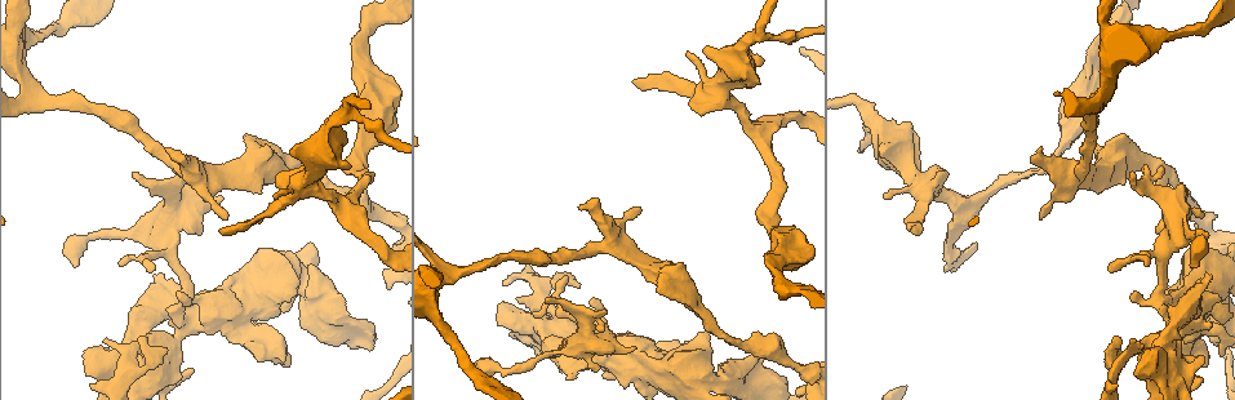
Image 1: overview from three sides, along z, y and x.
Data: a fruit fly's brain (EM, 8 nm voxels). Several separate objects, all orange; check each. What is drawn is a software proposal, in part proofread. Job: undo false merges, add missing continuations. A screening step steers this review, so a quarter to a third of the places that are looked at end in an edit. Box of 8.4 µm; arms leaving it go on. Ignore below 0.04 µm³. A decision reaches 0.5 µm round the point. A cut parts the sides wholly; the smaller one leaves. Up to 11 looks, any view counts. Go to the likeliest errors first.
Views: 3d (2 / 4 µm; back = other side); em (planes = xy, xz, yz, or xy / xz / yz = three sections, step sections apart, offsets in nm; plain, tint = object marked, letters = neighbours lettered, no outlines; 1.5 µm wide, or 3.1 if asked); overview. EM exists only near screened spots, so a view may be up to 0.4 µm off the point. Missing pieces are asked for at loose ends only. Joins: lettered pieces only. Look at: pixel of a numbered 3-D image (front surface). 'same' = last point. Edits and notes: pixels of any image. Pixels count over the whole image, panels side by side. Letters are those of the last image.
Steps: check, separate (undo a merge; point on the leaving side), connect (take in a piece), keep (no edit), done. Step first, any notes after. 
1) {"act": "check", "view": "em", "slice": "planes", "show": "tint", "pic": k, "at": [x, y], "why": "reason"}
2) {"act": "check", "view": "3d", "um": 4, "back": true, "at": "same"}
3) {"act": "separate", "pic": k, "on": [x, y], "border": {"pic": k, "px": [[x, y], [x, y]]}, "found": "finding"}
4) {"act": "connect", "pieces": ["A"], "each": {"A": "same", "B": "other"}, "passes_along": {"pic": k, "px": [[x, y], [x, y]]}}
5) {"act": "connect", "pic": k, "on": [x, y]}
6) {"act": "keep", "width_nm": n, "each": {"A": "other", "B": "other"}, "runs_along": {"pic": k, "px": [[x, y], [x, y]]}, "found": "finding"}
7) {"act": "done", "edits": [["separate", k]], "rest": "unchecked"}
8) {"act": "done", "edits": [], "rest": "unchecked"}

{"act": "check", "view": "3d", "um": 4, "pic": 1, "at": [276, 199], "why": "tapers out"}

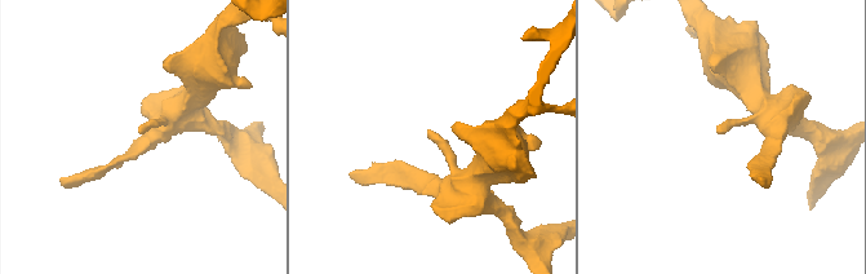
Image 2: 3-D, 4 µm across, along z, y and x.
{"act": "check", "view": "em", "slice": "yz", "step": 8, "show": "letters", "pic": 2, "at": [719, 130]}

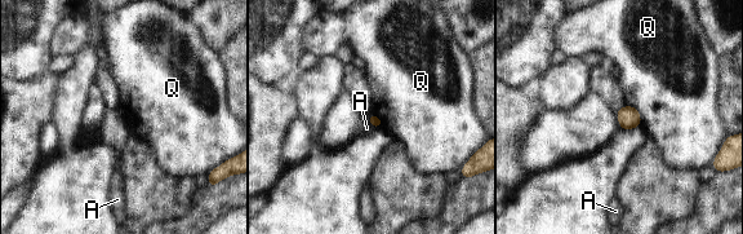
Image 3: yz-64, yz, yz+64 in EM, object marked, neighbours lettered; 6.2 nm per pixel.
{"act": "keep", "each": {"A": "other", "Q": "other"}, "border": {"pic": 3, "px": [[368, 115], [368, 122], [374, 128]]}, "found": "no lettered piece goes on from it"}

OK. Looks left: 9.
{"act": "check", "view": "3d", "um": 2, "pic": 1, "at": [546, 303], "why": "branch stops here"}

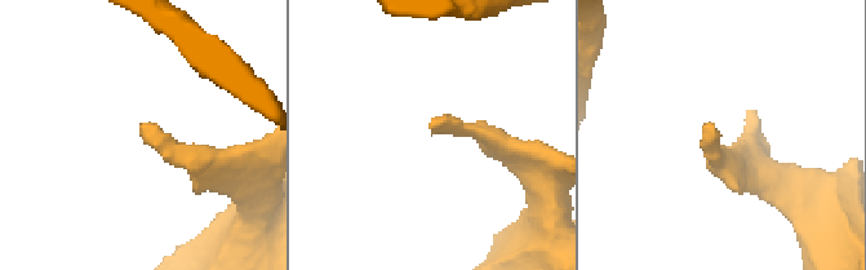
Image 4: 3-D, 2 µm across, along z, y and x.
{"act": "check", "view": "em", "slice": "planes", "show": "tint", "pic": 4, "at": [144, 131]}

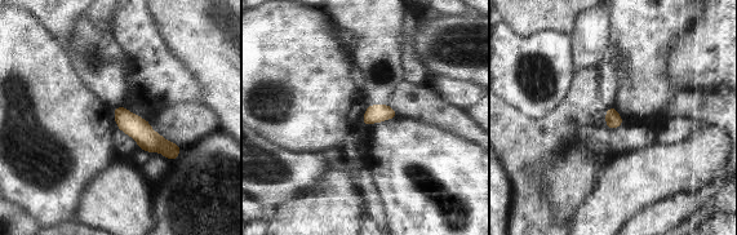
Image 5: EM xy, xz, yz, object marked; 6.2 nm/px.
{"act": "check", "view": "em", "slice": "planes", "show": "letters", "at": "same"}

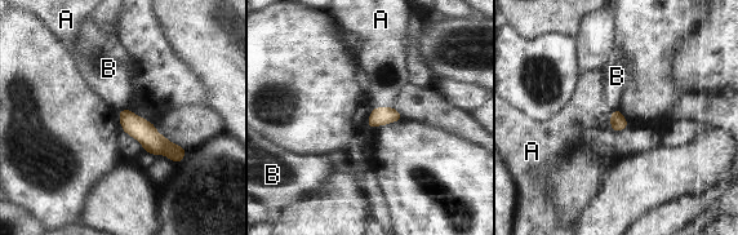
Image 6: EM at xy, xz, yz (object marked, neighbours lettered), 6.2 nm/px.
{"act": "keep", "width_nm": 100, "each": {"A": "other", "B": "other"}, "runs_along": {"pic": 6, "px": [[121, 114], [155, 143], [181, 155]]}, "found": "no lettered piece goes on from it"}

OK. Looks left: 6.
{"act": "check", "view": "em", "slice": "xy", "step": 8, "show": "letters", "pic": 1, "at": [1133, 340], "why": "branch stops here"}

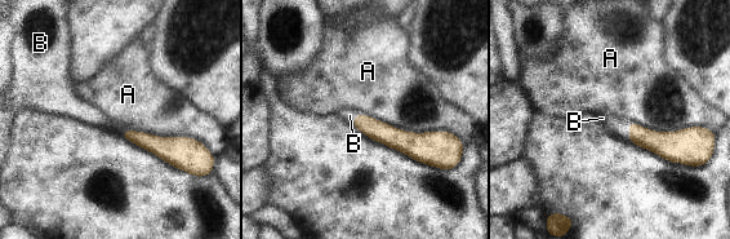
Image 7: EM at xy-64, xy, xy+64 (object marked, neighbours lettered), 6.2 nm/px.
{"act": "connect", "pieces": ["B"], "each": {"A": "other", "B": "same"}, "passes_along": {"pic": 7, "px": [[374, 129], [356, 116], [350, 115]]}, "found": "it goes on there"}

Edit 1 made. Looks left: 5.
{"act": "check", "view": "overview", "why": "see it whole again"}

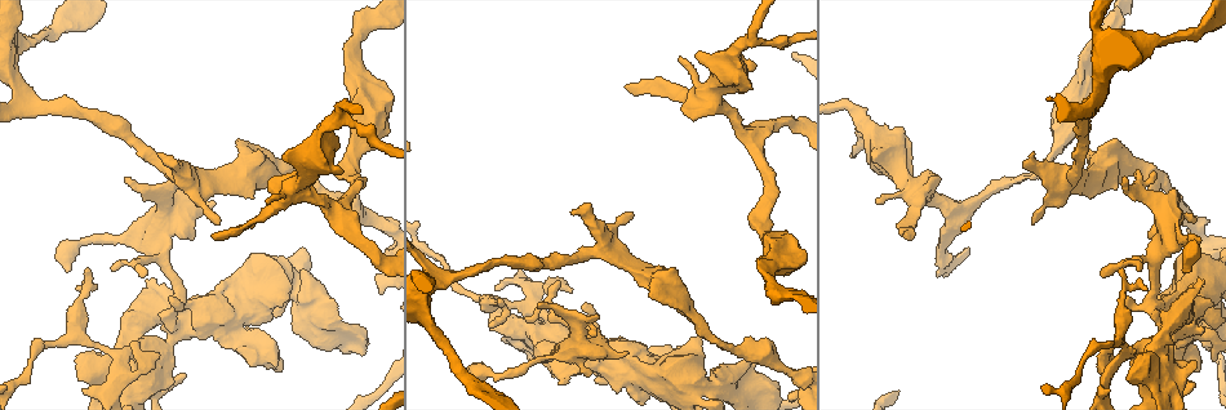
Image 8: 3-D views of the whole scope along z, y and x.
{"act": "check", "view": "em", "slice": "planes", "show": "letters", "pic": 8, "at": [623, 352], "why": "branch stops here"}

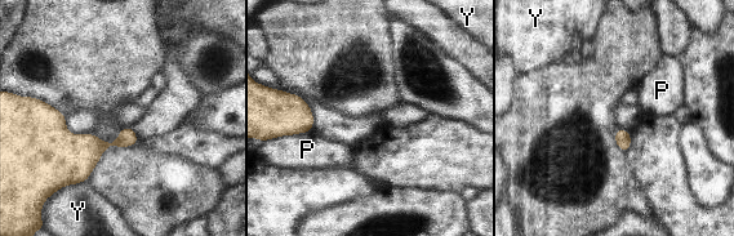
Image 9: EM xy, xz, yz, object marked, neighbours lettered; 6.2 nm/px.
{"act": "keep", "longest_contact_nm": ["Y", 240], "each": {"P": "other", "Y": "other"}, "border": {"pic": 9, "px": [[85, 179], [62, 186], [52, 195]]}, "found": "none of them fits"}

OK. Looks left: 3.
{"act": "done", "edits": [["connect", 7]], "rest": "unchecked"}

